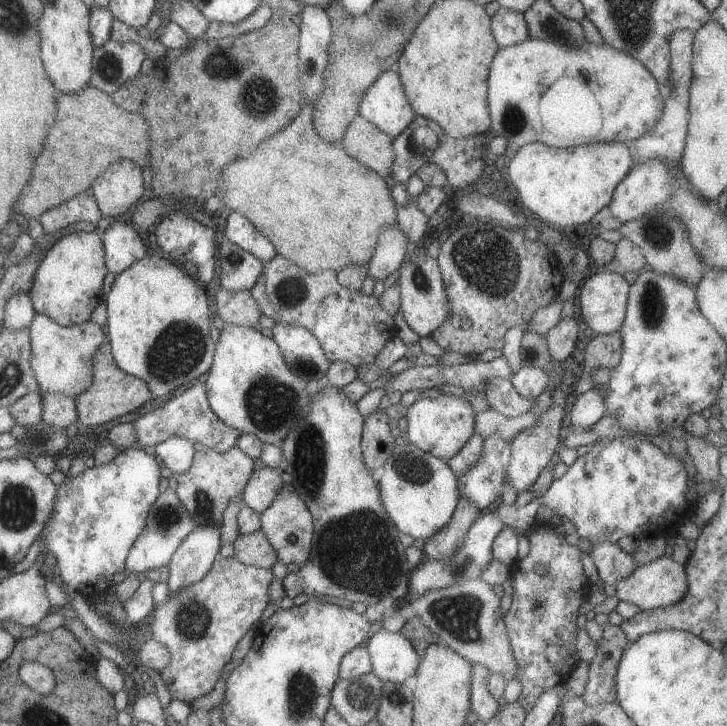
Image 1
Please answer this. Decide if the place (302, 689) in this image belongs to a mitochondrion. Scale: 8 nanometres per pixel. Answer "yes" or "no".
yes

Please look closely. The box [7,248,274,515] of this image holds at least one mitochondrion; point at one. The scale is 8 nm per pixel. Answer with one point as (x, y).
(181, 347)

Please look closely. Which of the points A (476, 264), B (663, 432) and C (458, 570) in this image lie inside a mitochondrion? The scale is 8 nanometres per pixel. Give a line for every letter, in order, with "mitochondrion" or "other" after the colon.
A: mitochondrion
B: other
C: mitochondrion

